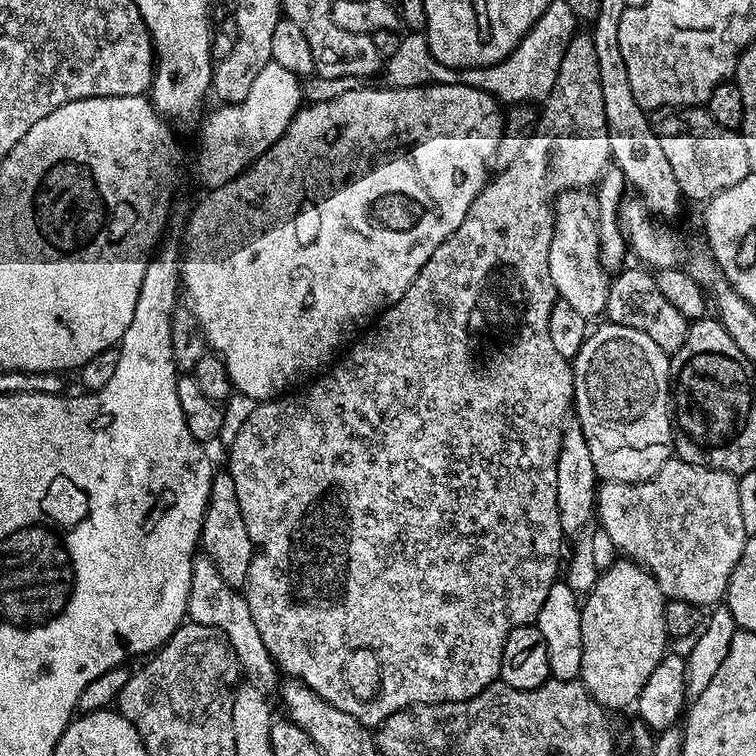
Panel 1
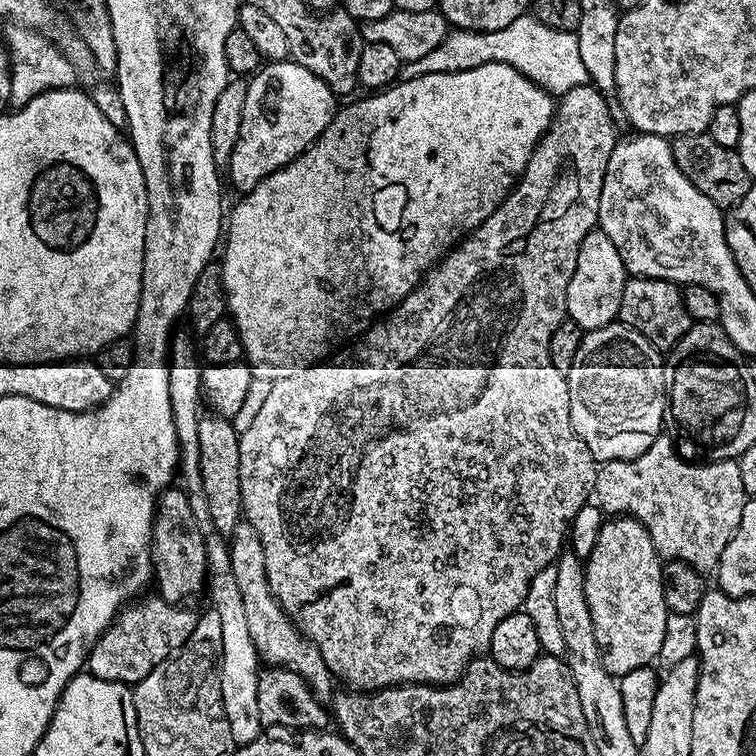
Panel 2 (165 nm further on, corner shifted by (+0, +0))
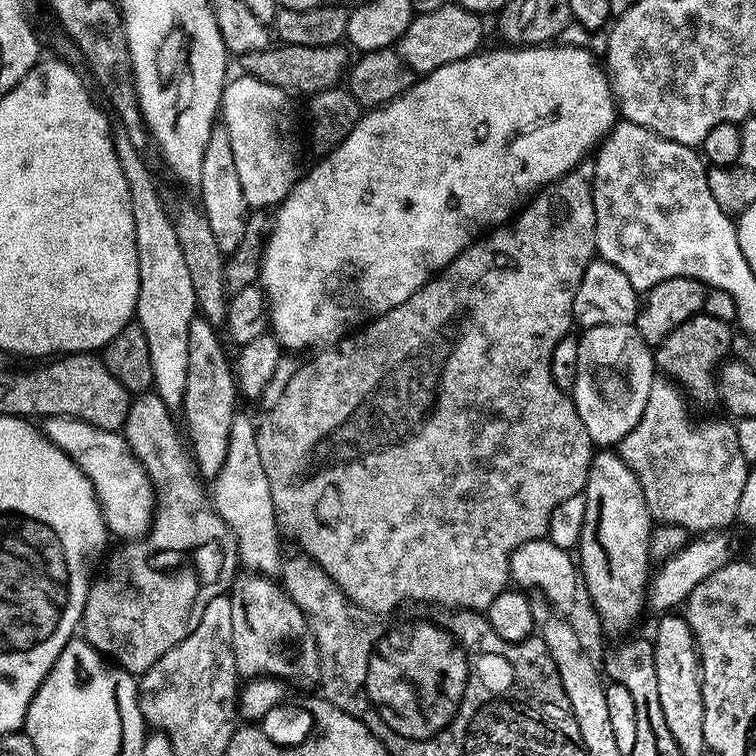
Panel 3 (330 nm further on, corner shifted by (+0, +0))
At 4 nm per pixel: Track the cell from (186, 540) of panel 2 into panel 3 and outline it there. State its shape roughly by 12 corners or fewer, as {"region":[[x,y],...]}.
{"region":[[69,416],[42,431],[86,474],[109,533],[138,540],[156,496],[120,432]]}

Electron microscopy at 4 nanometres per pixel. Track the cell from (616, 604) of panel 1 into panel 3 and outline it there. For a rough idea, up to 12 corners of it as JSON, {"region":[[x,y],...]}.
{"region":[[619,451],[593,455],[582,588],[620,638],[646,612],[654,521]]}

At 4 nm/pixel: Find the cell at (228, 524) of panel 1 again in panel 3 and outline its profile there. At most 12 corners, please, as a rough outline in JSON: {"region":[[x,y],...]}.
{"region":[[197,314],[186,341],[182,424],[215,480],[238,414],[234,364]]}

